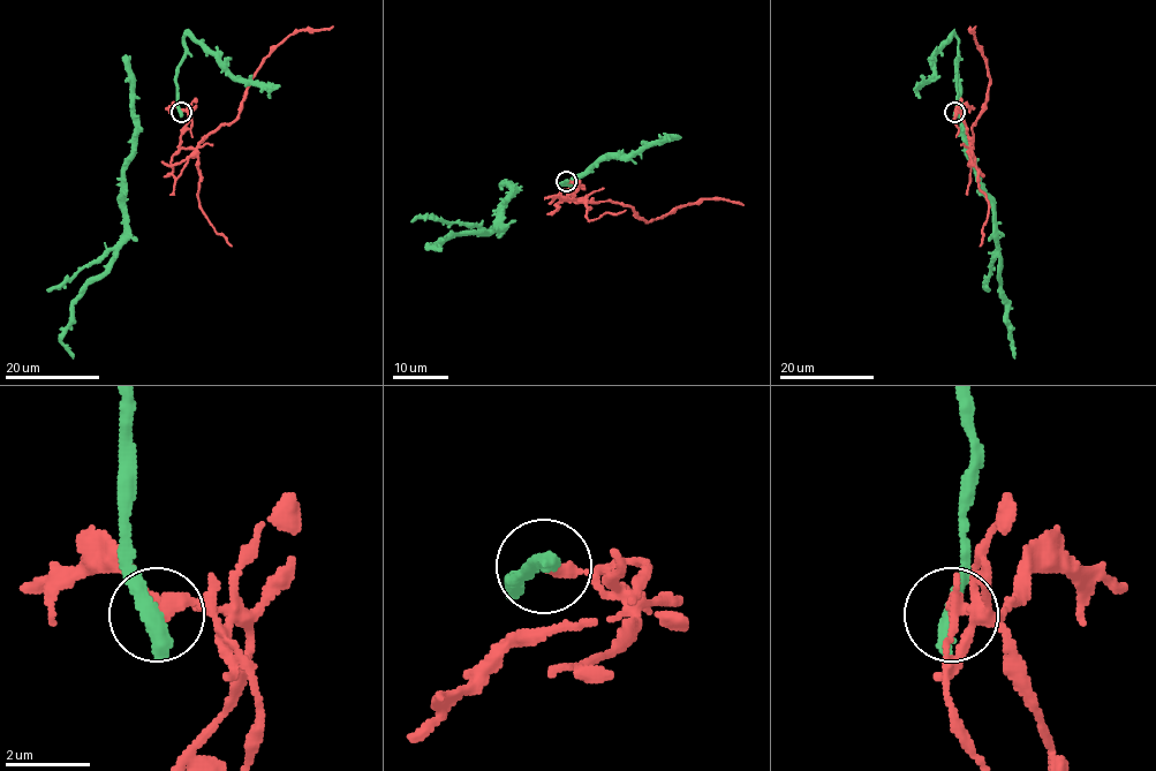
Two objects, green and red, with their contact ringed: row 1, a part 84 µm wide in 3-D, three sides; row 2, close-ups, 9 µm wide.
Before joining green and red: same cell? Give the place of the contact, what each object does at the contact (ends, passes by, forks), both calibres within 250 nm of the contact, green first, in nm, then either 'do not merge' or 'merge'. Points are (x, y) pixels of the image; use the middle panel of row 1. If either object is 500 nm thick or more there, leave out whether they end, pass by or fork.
place (566, 181); green ends; red ends; calibres 440 and 340 nm; do not merge

